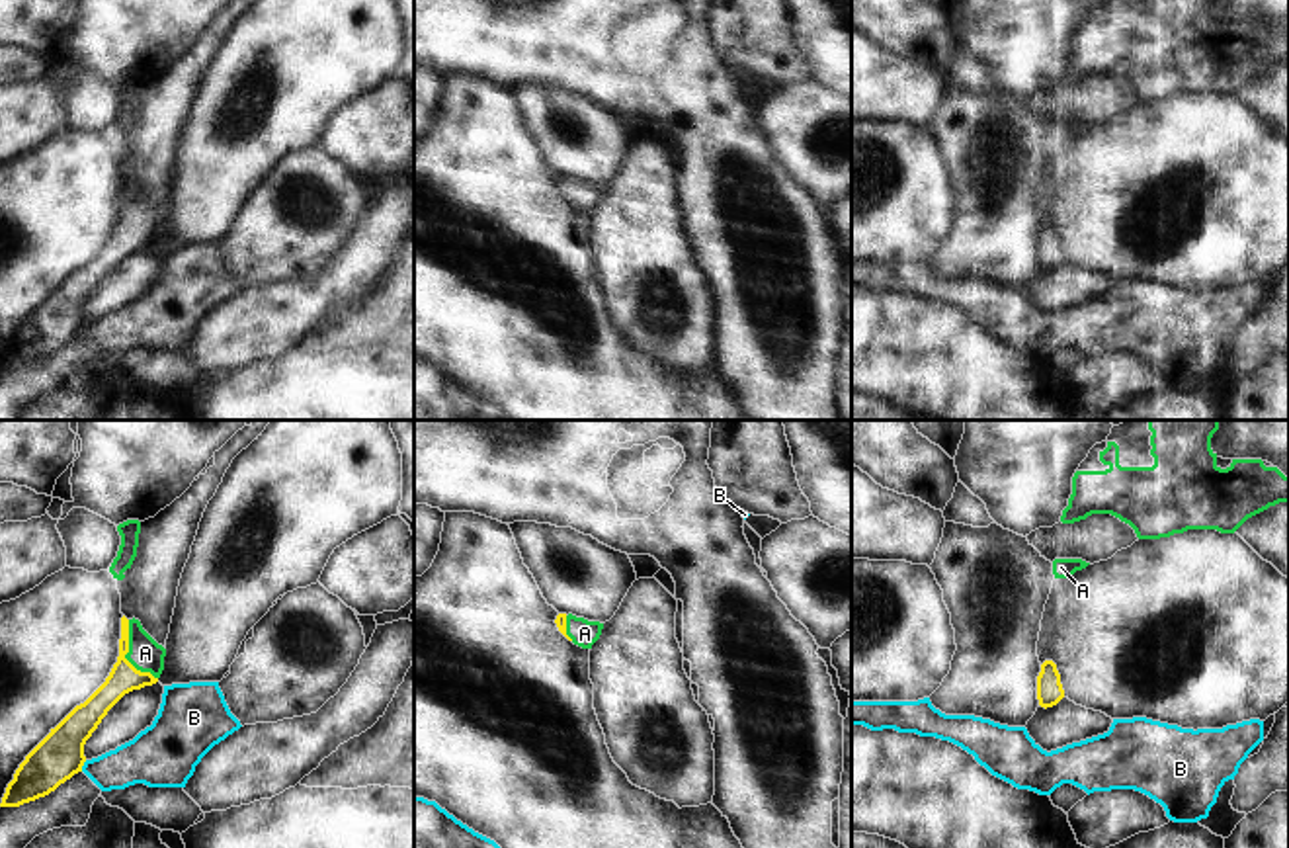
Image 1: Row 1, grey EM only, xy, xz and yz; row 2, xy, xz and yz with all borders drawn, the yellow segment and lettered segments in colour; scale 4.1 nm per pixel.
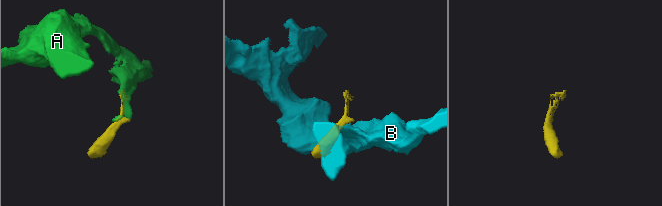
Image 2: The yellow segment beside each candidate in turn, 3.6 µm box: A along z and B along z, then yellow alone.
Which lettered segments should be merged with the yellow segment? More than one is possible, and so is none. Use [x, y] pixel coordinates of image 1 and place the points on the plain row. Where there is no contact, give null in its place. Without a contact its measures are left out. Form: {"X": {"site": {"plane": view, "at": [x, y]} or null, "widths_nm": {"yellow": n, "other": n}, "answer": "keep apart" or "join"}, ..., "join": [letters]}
{"A": {"site": {"plane": "xy", "at": [125, 215]}, "widths_nm": {"yellow": 120, "other": 140}, "answer": "join"}, "B": {"site": {"plane": "xy", "at": [83, 327]}, "widths_nm": {"yellow": 190, "other": 190}, "answer": "keep apart"}, "join": ["A"]}

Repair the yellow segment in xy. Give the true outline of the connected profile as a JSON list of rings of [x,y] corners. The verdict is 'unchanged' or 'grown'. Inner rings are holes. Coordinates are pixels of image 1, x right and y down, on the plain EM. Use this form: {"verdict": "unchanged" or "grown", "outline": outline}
{"verdict": "grown", "outline": [[[123,178],[119,219],[109,238],[25,318],[0,369],[20,369],[45,360],[82,334],[86,303],[125,256],[158,244],[164,219],[166,211],[143,191],[141,184]]]}

